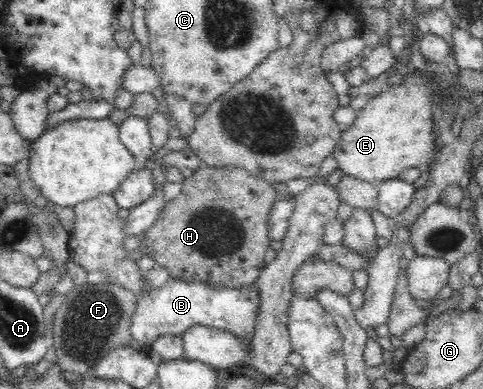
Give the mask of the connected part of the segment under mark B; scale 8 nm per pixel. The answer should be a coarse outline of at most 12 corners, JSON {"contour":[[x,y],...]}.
{"contour":[[169,278],[139,299],[132,339],[145,347],[200,325],[252,345],[256,282],[216,288]]}

